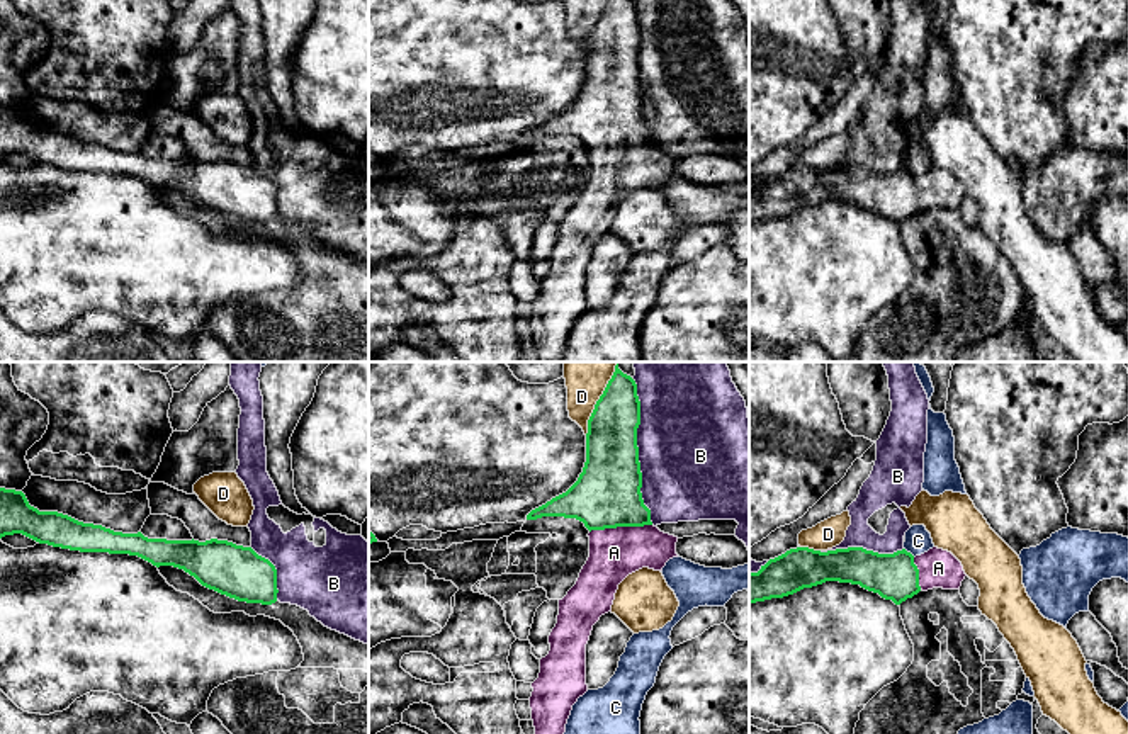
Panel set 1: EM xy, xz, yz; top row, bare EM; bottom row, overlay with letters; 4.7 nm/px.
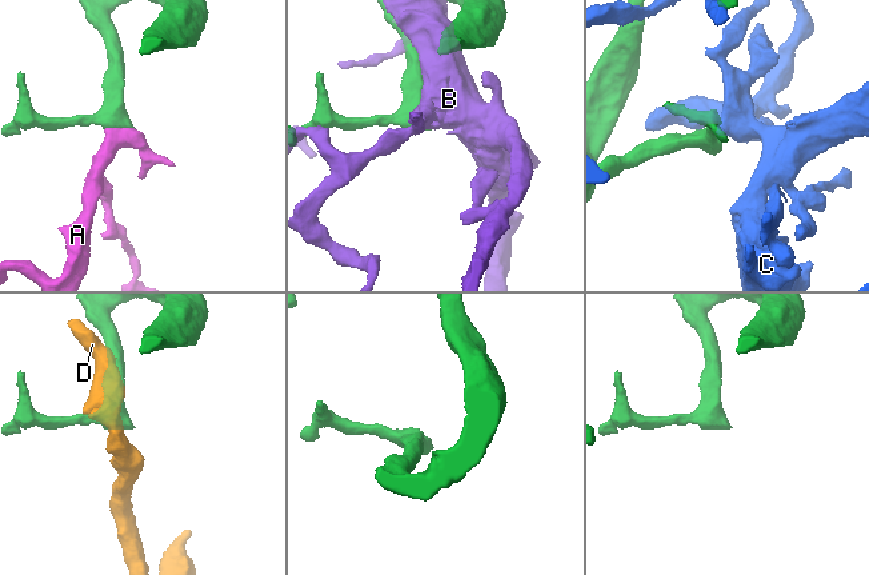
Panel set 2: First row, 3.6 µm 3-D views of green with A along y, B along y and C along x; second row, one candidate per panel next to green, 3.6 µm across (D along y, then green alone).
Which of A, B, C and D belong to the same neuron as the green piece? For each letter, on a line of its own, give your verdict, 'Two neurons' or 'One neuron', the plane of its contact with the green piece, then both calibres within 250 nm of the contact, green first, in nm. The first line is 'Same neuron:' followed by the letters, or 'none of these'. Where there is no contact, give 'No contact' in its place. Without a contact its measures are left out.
Same neuron: A
A: One neuron. Touches green in xz. Thickness 320 nm (green) against 240 nm
B: Two neurons. Touches green in xz. Thickness 320 nm (green) against 500 nm
C: Two neurons. Touches green in yz. Thickness 220 nm (green) against 130 nm
D: Two neurons. Touches green in xz. Thickness 240 nm (green) against 240 nm

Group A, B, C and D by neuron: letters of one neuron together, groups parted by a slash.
A / B / C / D

